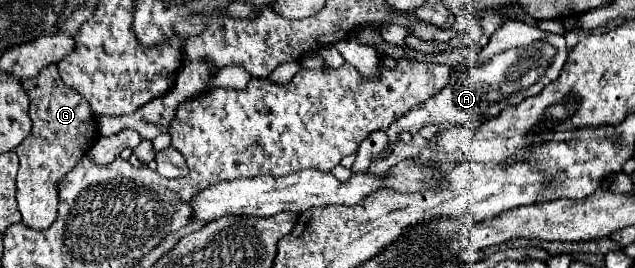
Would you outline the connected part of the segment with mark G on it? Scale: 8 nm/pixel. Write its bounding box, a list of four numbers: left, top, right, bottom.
[16,64,98,230]

